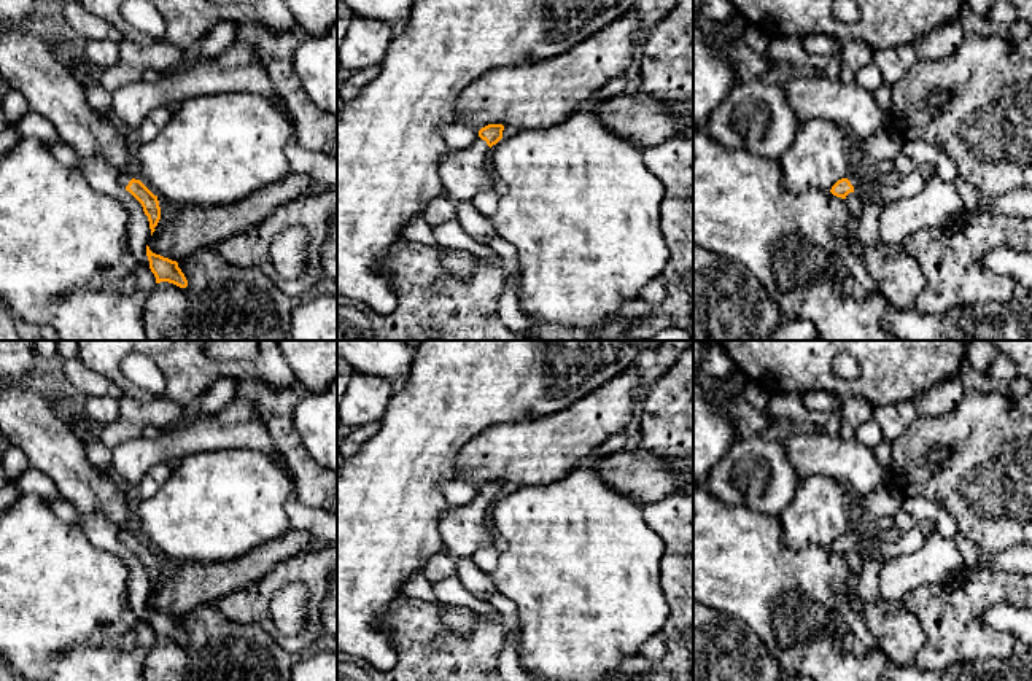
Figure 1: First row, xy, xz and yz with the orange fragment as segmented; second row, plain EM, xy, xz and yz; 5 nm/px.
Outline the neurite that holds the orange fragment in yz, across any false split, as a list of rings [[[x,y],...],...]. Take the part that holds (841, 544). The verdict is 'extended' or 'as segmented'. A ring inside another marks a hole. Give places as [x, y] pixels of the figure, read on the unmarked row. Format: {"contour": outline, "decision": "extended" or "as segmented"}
{"contour": [[[848,531],[833,541],[830,549],[836,554],[846,555],[849,549],[860,549],[867,541],[868,535]]], "decision": "extended"}

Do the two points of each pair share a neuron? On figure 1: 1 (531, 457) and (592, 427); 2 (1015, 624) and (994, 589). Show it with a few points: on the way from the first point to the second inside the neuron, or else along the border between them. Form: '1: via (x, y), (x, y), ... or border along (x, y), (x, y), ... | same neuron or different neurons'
1: via (546, 449), (578, 430) | same neuron
2: border along (981, 613), (985, 622), (1015, 638) | different neurons

